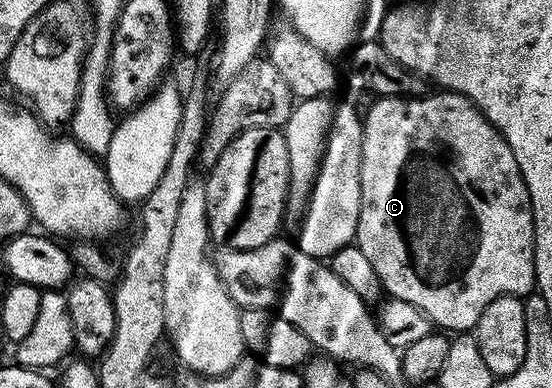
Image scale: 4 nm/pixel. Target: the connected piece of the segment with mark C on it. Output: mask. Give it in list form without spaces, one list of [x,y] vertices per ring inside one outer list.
[[[435,91],[427,95],[411,97],[376,97],[369,107],[368,114],[362,117],[364,134],[362,135],[362,151],[360,152],[360,210],[358,211],[358,227],[354,238],[355,245],[362,255],[370,259],[370,267],[378,275],[383,292],[389,298],[405,300],[413,304],[429,318],[433,326],[441,330],[472,331],[478,323],[478,315],[494,303],[499,297],[525,298],[536,289],[536,260],[534,259],[534,215],[530,203],[530,191],[526,187],[526,179],[522,179],[522,171],[518,167],[518,159],[514,159],[514,151],[510,151],[510,143],[484,118],[479,107],[462,93],[451,91]]]

